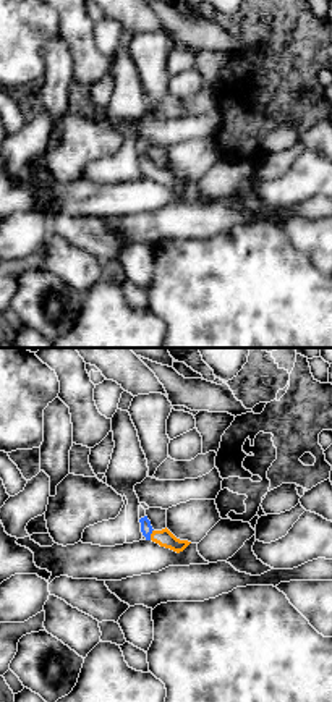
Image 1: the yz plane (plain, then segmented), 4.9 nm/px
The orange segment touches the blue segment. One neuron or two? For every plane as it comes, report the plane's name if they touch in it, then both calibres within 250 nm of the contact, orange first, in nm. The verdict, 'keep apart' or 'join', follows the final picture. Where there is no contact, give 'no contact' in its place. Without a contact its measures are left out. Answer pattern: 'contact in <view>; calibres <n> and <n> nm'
contact in yz; calibres 90 and 60 nm

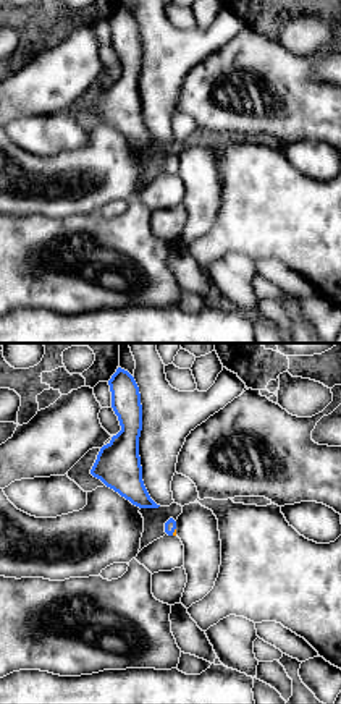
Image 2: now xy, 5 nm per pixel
contact in xy; calibres 20 and 60 nm

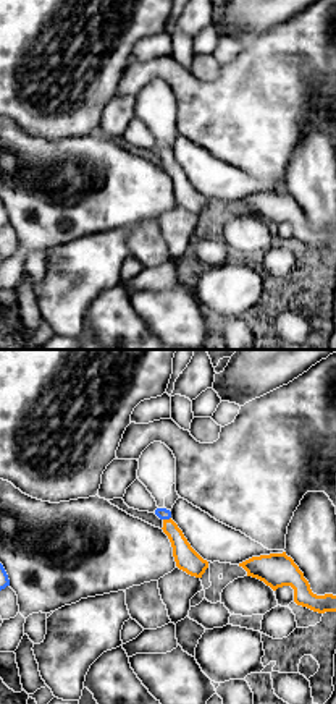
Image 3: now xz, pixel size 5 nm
contact in xz; calibres 120 and 60 nm

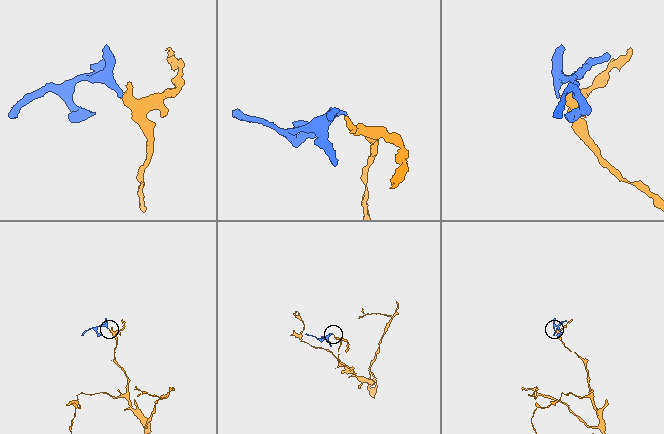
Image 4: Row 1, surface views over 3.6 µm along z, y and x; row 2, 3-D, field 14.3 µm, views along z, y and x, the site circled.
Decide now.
join

